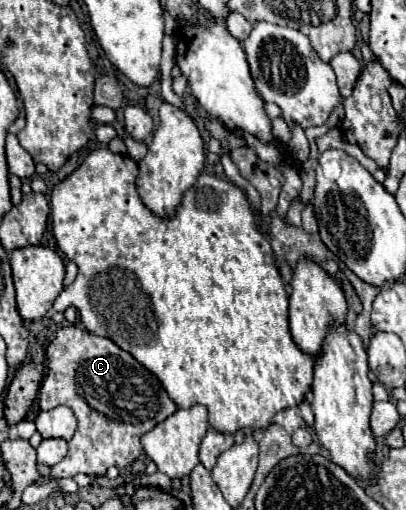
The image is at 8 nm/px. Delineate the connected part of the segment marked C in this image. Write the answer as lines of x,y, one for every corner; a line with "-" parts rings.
69,325
61,327
55,333
55,339
47,347
47,373
39,389
39,407
43,411
55,409
59,405
67,405
75,411
79,419
79,429
69,441
69,451
63,461
51,467
49,475
41,475
35,485
45,485
59,477
75,477
77,473
85,475
105,475
109,467
125,469
141,455
141,435
151,431
157,423
165,421
169,415
177,411
177,405
171,401
159,379
147,371
131,353
117,347
107,337
91,335
85,327

